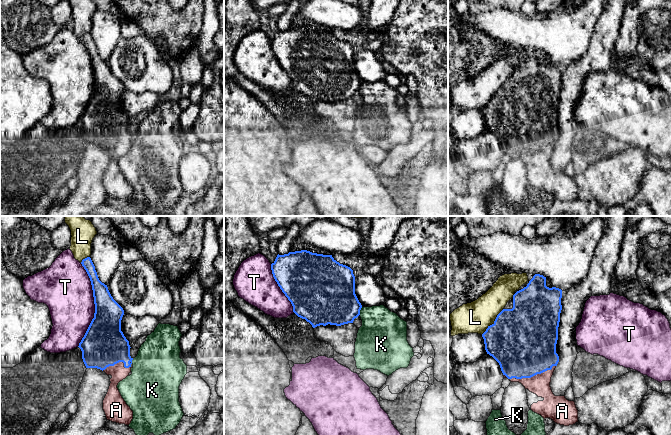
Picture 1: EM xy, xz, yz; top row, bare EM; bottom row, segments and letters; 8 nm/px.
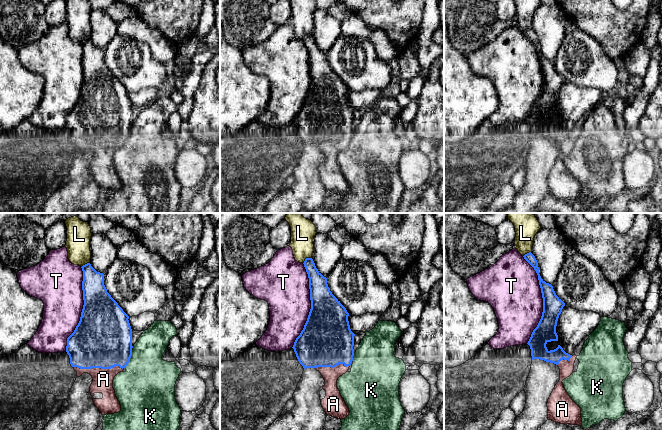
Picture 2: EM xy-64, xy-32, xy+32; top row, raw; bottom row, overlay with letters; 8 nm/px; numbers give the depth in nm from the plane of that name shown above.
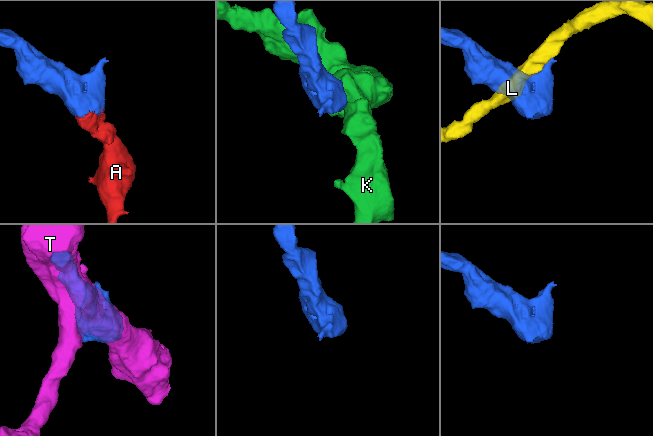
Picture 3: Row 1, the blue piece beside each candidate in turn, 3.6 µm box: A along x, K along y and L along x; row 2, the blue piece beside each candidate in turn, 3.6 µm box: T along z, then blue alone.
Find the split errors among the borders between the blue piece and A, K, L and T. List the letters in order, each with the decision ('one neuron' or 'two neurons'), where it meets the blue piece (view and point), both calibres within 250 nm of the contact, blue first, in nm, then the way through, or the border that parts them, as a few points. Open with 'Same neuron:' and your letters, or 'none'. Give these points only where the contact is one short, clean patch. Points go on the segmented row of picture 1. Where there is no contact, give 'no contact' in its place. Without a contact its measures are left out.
Same neuron: A
A: one neuron | yz (532, 376) | 500/160 nm
K: two neurons | xz (360, 309) | 400/340 nm | along xz (362, 306), (359, 314)
L: two neurons | yz (494, 322) | 500/260 nm
T: two neurons | xy (95, 305) | 280/400 nm

